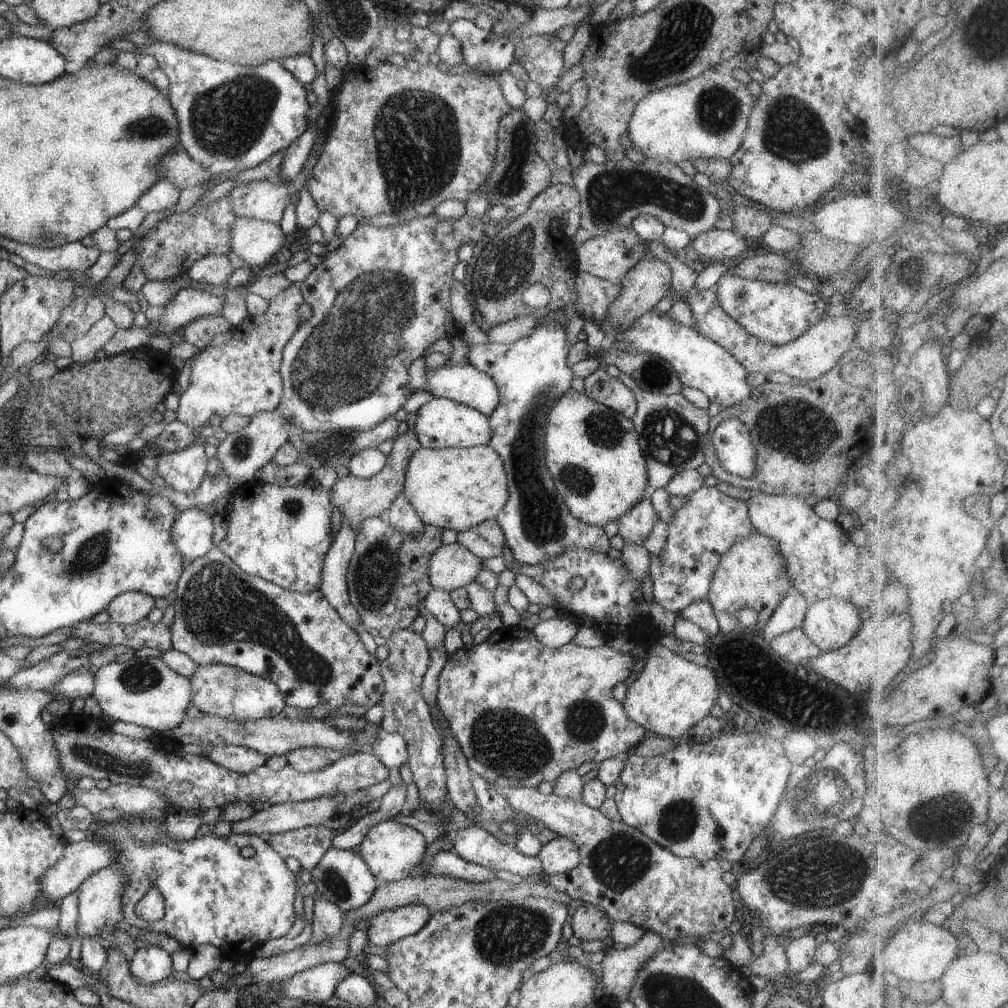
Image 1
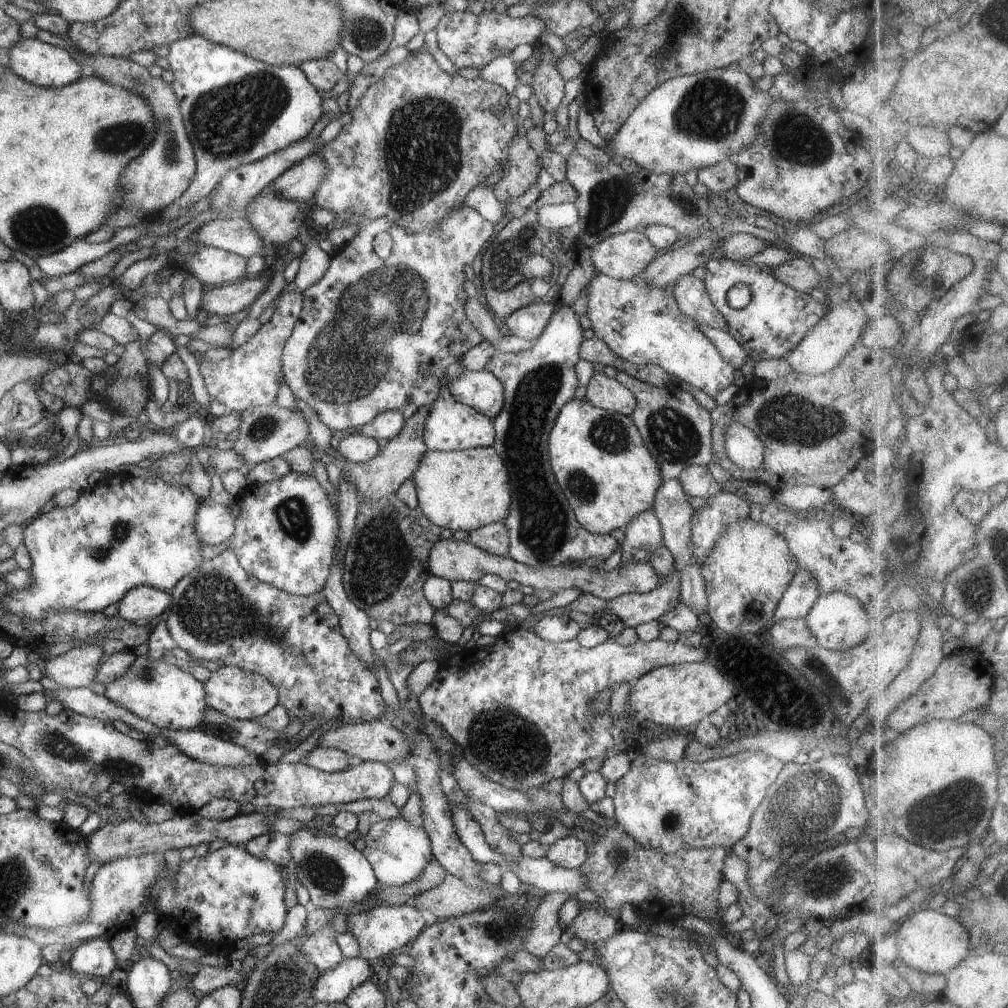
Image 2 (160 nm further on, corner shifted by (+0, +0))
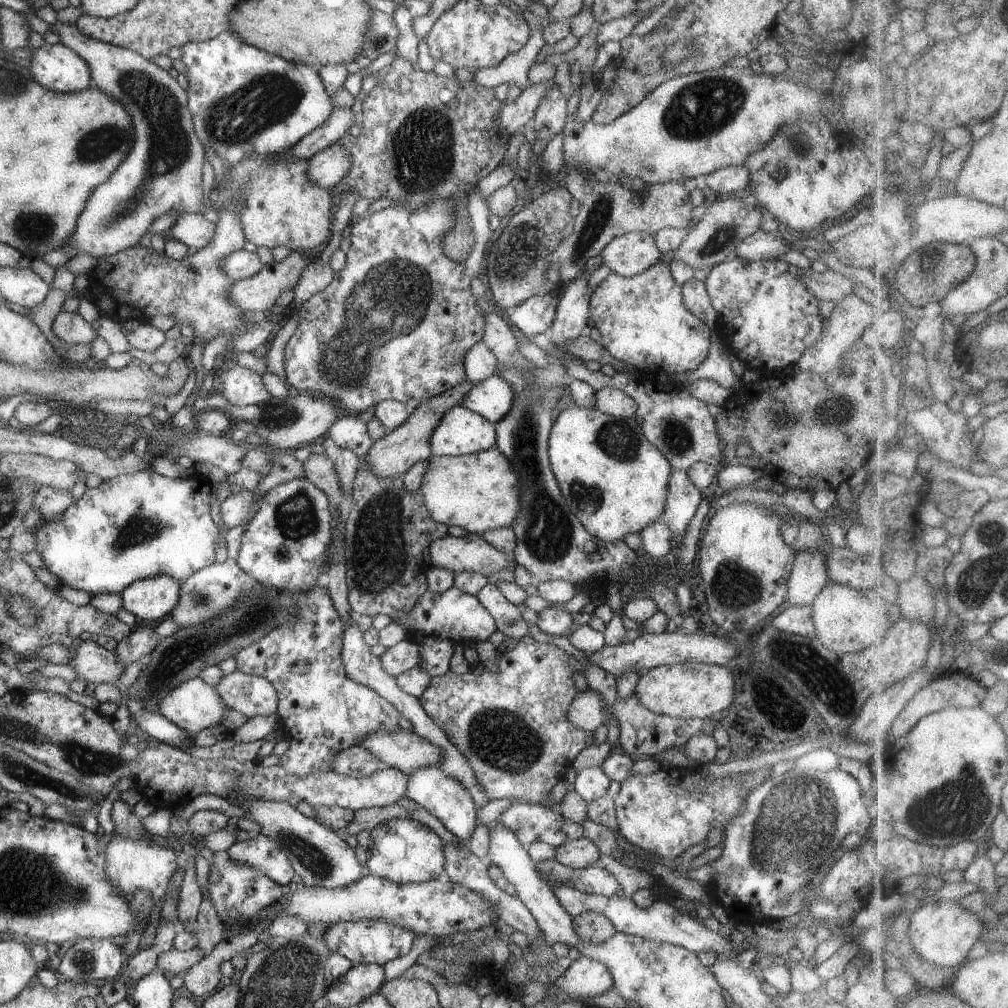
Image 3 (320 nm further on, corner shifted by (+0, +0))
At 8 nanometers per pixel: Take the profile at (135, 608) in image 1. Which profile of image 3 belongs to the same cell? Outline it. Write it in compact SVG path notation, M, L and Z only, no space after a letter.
M169 574L137 580L121 593L123 607L142 622L163 620L179 603L180 581Z

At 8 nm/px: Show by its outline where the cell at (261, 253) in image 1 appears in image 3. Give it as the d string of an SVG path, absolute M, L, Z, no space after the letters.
M186 213L178 216L169 228L168 235L183 242L193 251L200 250L215 235L215 224L202 215Z

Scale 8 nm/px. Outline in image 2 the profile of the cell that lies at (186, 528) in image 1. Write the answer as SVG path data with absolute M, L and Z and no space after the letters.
M206 497L195 516L195 533L198 533L203 546L211 544L219 550L222 543L233 535L236 519L229 505Z

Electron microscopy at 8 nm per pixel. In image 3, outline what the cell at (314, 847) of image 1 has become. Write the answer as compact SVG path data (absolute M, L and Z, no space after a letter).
M262 834L234 843L226 852L230 860L257 868L282 886L288 885L295 874L285 852L272 839Z

